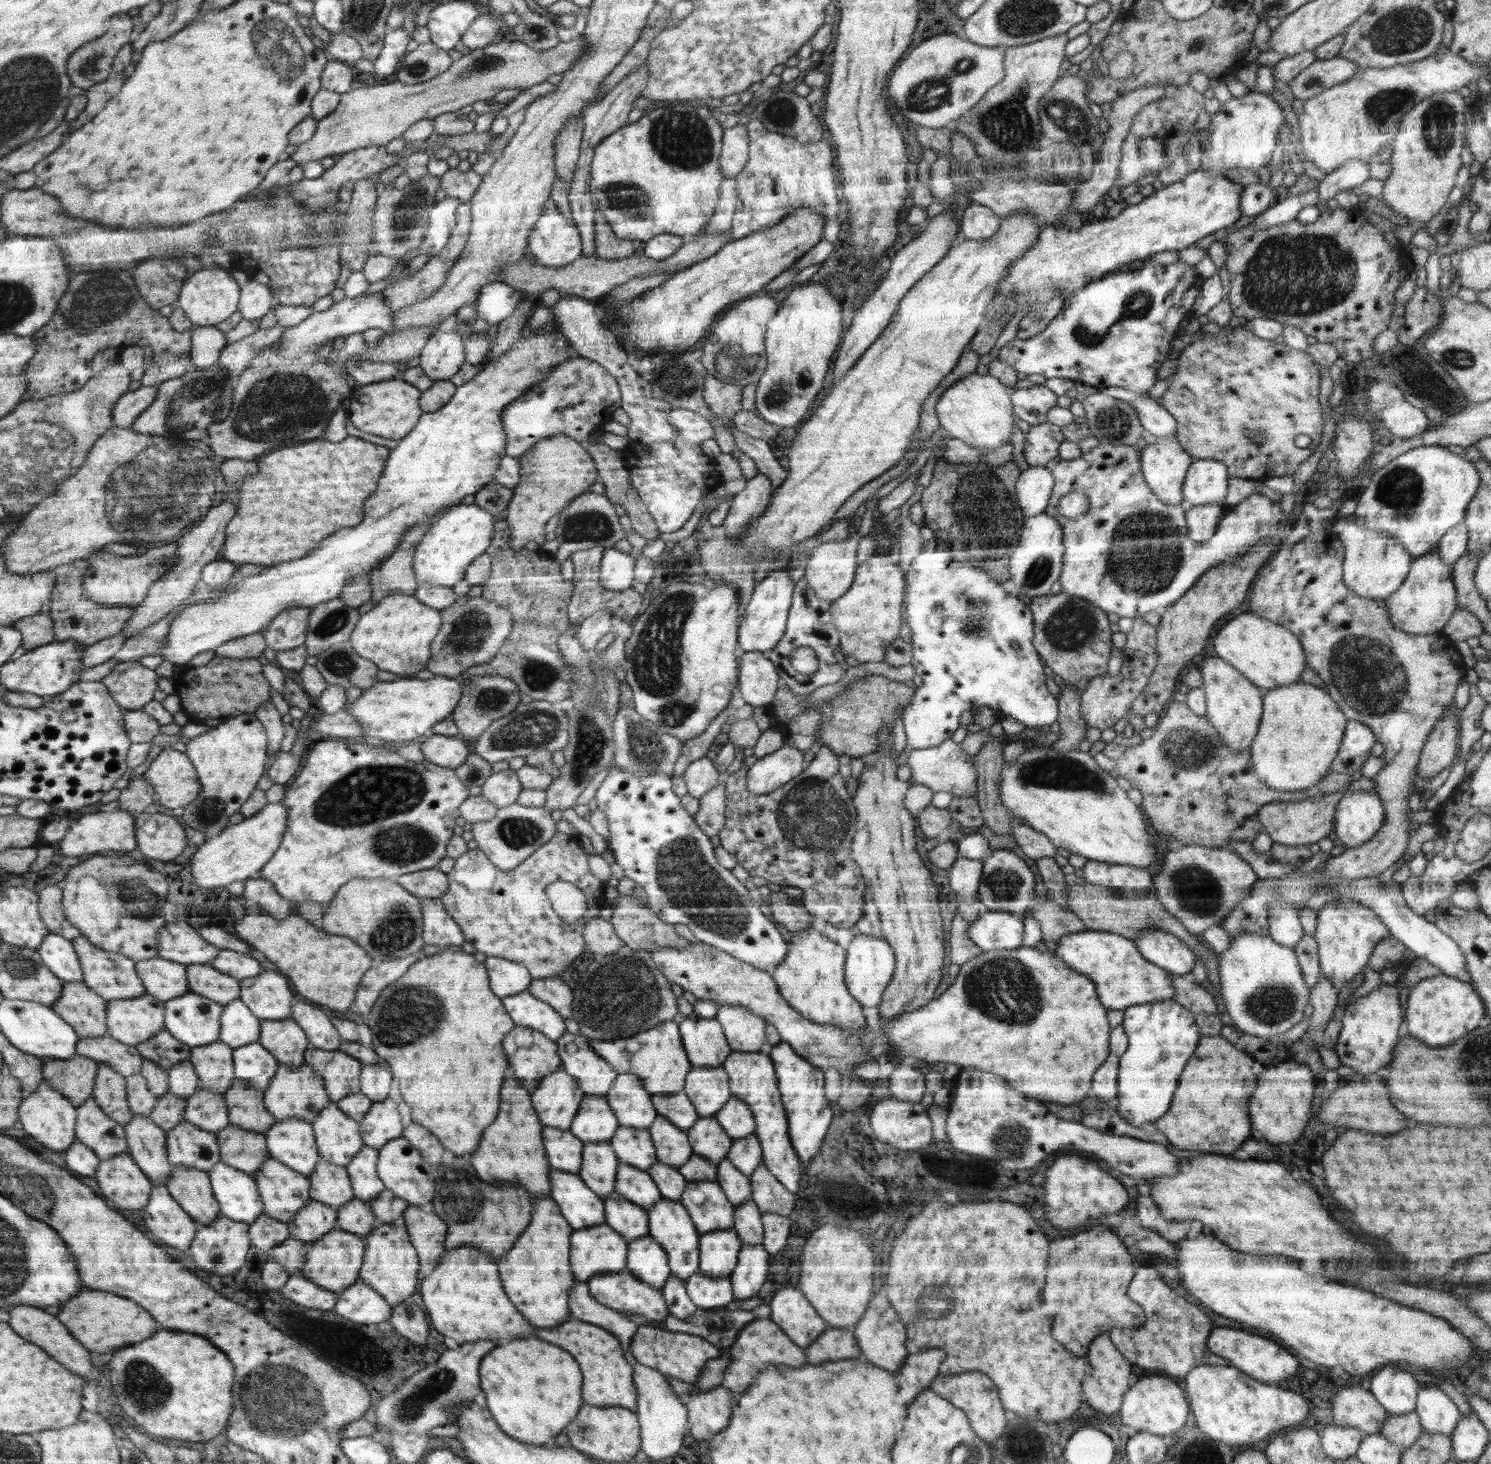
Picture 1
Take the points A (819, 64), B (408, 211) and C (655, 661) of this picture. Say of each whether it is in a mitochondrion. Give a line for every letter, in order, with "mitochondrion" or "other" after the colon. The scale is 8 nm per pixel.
A: other
B: mitochondrion
C: mitochondrion

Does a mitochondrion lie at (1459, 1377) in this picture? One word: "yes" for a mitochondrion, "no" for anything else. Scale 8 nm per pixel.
no

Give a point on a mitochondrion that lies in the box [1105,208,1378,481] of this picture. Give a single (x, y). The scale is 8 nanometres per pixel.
(1296, 274)

